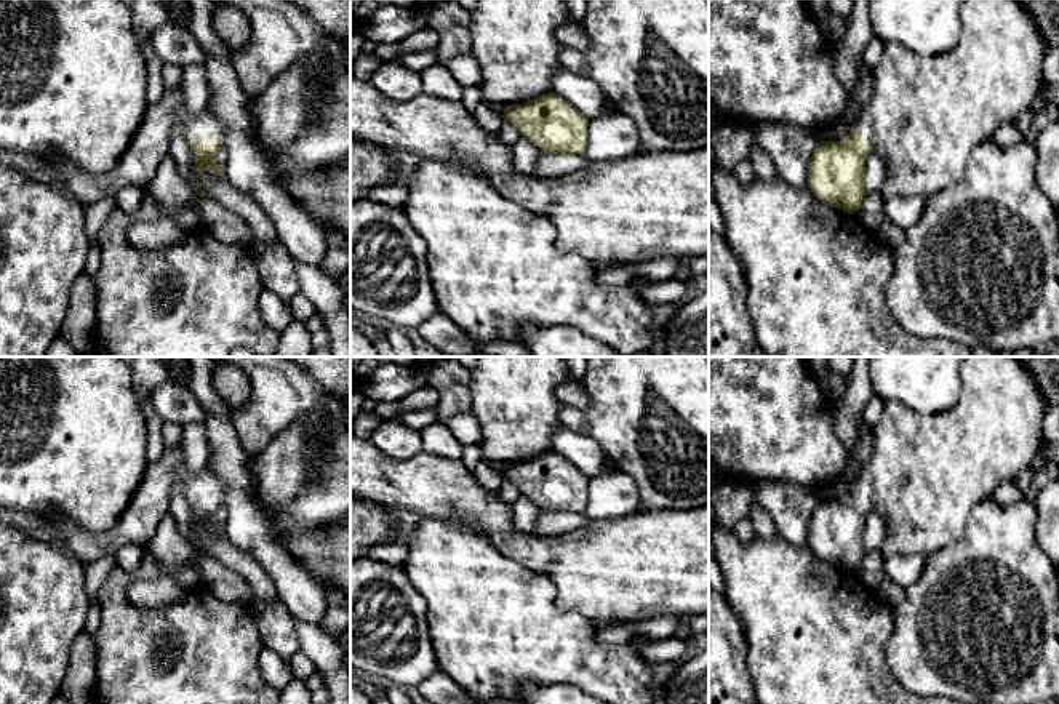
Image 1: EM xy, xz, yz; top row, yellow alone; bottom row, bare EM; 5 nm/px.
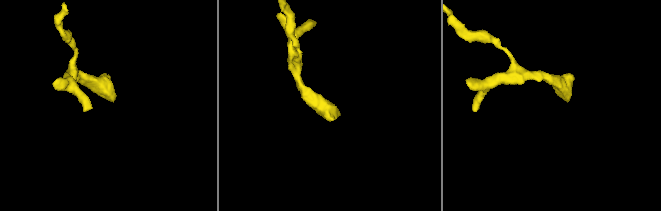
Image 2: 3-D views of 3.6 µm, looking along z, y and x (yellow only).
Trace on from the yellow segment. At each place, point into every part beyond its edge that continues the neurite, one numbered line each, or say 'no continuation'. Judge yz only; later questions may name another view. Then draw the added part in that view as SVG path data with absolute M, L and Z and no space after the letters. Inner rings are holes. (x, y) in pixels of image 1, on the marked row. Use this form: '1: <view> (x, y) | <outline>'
1: yz (927, 116) | M965 0L958 43L937 56L920 56L896 42L885 42L881 61L872 69L873 96L853 126L870 139L872 152L885 163L883 198L928 198L960 181L971 152L990 141L1001 123L1016 123L1038 96L1046 50L1040 29L1016 0Z

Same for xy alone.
1: xy (136, 167) | M181 88L166 90L163 98L149 106L146 115L122 154L118 163L101 174L88 173L62 158L37 158L45 163L82 205L91 205L106 197L117 197L126 186L144 189L155 176L170 150L170 130L182 125L190 144L194 136L214 134L226 138L227 128L211 112L210 106L192 115L182 101Z

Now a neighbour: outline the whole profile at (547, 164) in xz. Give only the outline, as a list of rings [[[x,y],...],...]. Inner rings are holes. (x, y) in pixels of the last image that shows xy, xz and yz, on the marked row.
[[[541,152],[536,162],[536,176],[561,176],[587,166],[590,160],[579,154],[547,154]]]

